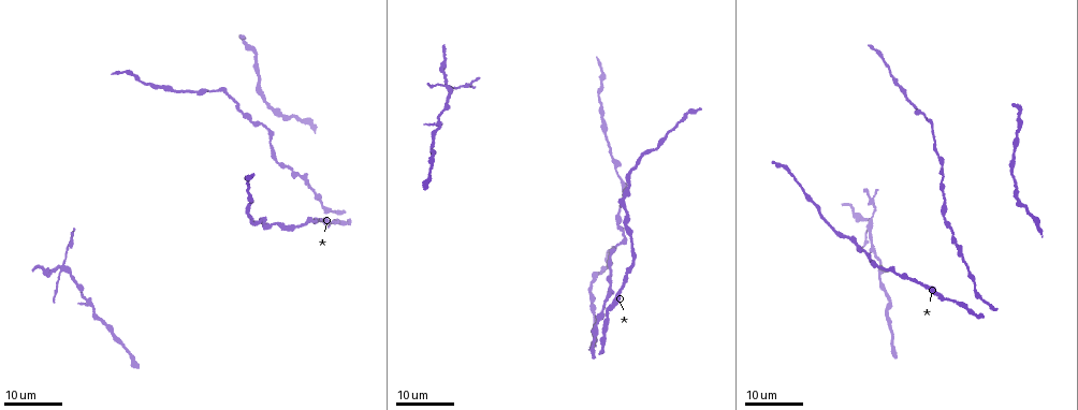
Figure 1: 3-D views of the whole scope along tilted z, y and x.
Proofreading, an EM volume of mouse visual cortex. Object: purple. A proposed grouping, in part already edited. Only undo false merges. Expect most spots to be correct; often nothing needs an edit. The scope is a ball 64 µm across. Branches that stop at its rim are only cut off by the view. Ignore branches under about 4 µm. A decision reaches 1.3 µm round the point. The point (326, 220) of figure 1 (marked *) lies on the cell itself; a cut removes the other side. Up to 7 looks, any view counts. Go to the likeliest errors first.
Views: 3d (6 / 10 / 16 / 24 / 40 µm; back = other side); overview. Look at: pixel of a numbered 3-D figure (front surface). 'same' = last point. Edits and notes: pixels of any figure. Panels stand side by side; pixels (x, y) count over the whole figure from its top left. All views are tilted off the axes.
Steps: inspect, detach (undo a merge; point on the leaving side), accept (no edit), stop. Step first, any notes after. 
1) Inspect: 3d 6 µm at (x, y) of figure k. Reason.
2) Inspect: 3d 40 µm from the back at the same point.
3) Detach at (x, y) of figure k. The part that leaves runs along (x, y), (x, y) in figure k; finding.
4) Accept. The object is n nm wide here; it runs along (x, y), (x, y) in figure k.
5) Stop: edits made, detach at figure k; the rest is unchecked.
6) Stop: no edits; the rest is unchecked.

Inspect: 3d 24 µm at (61, 264) of figure 1. Looks like a crossing.

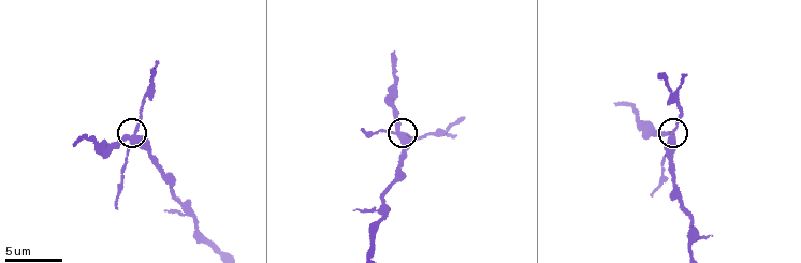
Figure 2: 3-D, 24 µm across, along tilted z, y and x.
Inspect: 3d 10 µm at (670, 135) of figure 2.

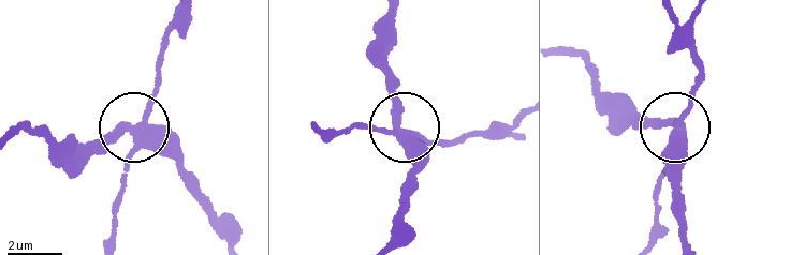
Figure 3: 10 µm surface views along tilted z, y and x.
Inspect: 3d 10 µm from the back at (128, 130) of figure 3.

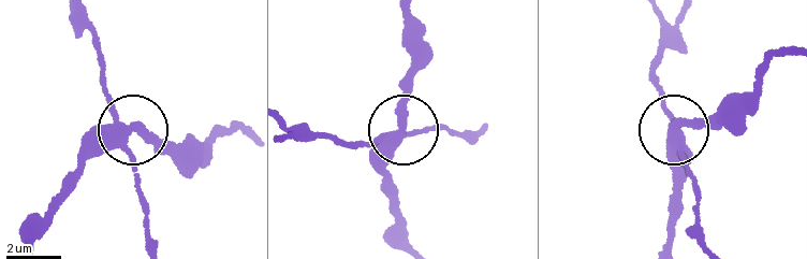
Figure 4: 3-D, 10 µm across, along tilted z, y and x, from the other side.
Detach at (135, 174) of figure 4. 4 arms meet here; a second cell is stuck on.

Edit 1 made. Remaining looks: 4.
Inspect: overview. Redraw.

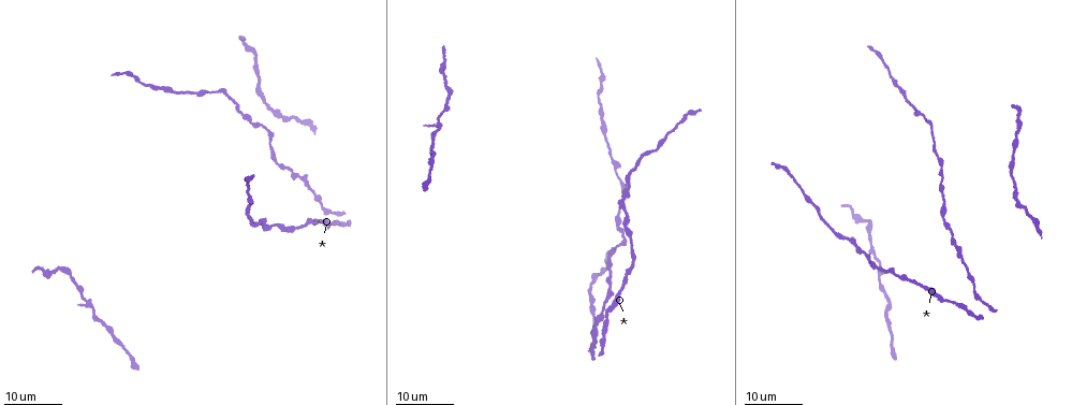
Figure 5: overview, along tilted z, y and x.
Inspect: 3d 24 µm at (594, 281) of figure 5.

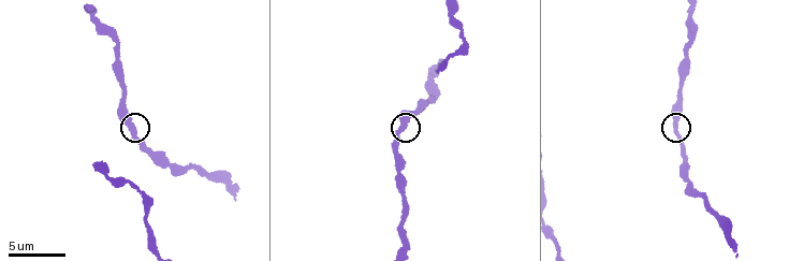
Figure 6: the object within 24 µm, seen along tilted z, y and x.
Inspect: 3d 6 µm at (132, 130) of figure 6.

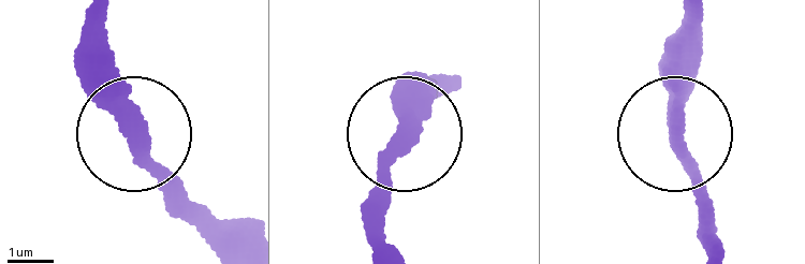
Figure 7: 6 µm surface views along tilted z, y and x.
Inspect: 3d 6 µm from the back at (401, 143) of figure 7.

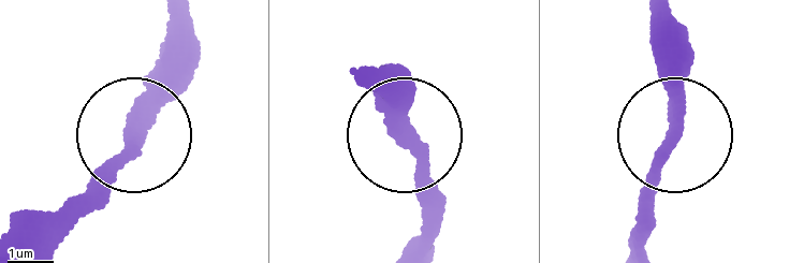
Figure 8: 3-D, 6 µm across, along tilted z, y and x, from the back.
Accept. The object is 290 nm wide here; continuous, no second cell.

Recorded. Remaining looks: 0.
Stop: edits made, detach at figure 4; the rest is unchecked.

